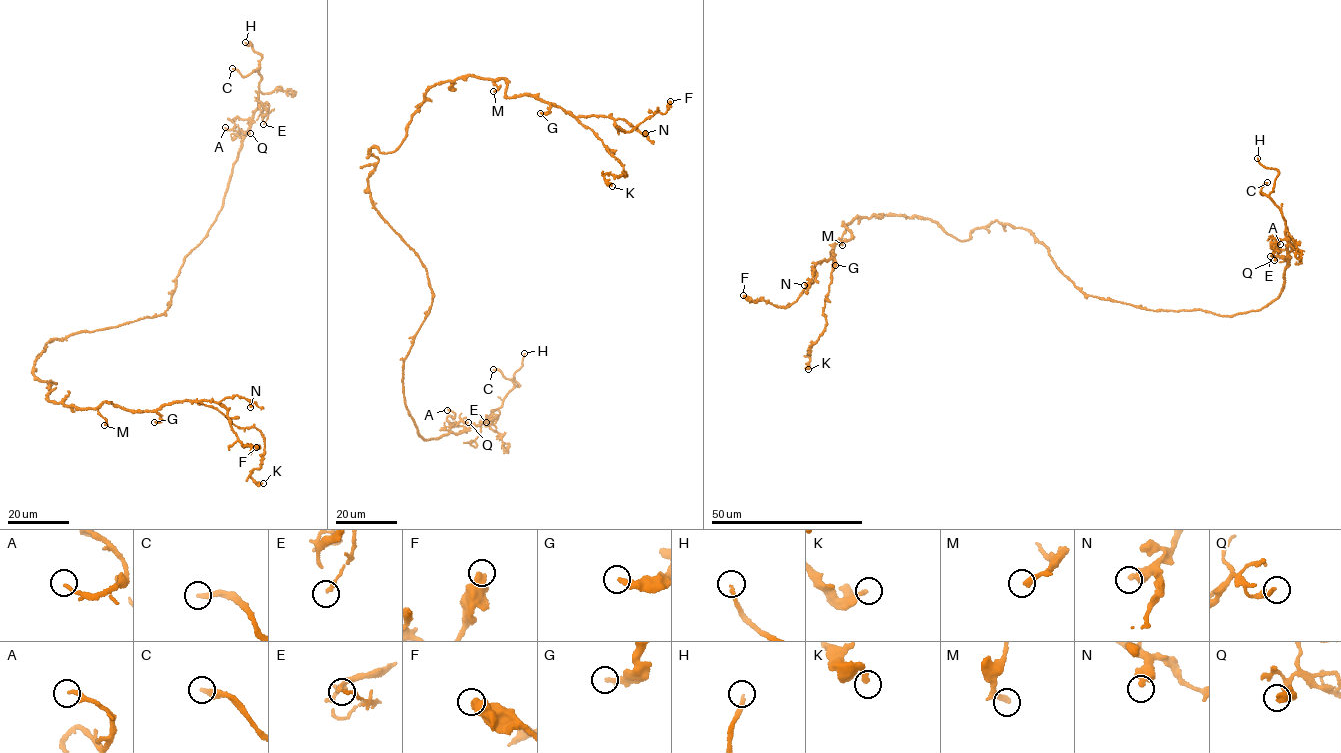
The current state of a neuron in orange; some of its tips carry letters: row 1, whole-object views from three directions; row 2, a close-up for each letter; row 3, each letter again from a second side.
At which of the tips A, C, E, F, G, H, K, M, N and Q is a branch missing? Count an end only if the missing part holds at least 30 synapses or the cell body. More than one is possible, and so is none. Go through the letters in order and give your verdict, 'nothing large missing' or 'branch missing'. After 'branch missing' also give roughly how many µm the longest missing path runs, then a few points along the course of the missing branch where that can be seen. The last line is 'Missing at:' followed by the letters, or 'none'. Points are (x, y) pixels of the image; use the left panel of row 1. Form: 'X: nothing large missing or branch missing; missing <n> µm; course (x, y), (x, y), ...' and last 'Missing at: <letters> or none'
A: nothing large missing
C: branch missing; missing 25 µm; course (232, 68), (212, 68), (205, 76), (192, 70)
E: nothing large missing
F: nothing large missing
G: nothing large missing
H: branch missing; missing 10 µm
K: nothing large missing
M: nothing large missing
N: nothing large missing
Q: nothing large missing
Missing at: C, H

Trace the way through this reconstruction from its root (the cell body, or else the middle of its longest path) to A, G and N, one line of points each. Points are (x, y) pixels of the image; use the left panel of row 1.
A: (68, 336), (152, 317), (170, 306), (183, 261), (223, 205), (250, 121), (229, 118), (235, 126), (225, 127)
G: (68, 336), (33, 366), (56, 383), (48, 400), (109, 402), (154, 422)
N: (68, 336), (33, 366), (56, 383), (48, 400), (141, 413), (236, 395), (250, 407)

